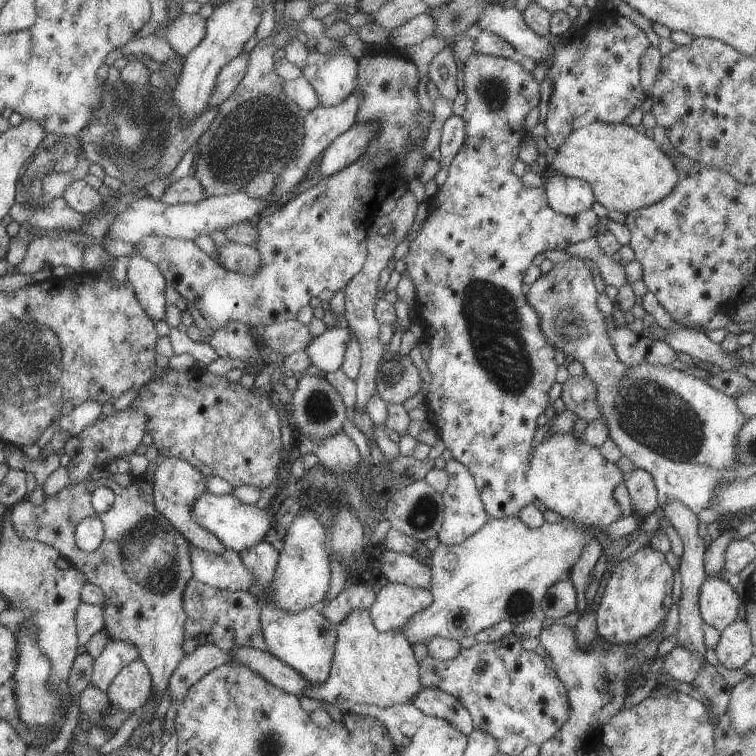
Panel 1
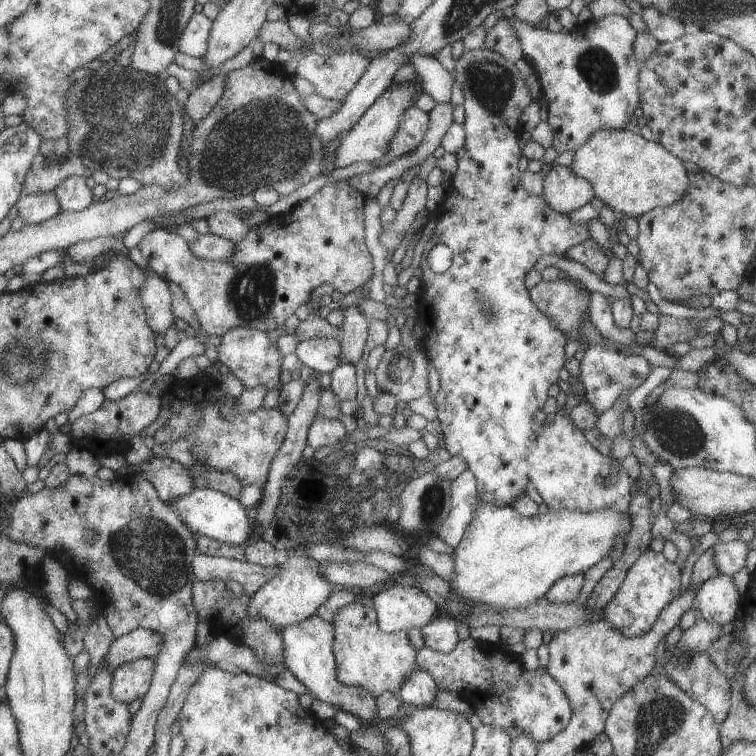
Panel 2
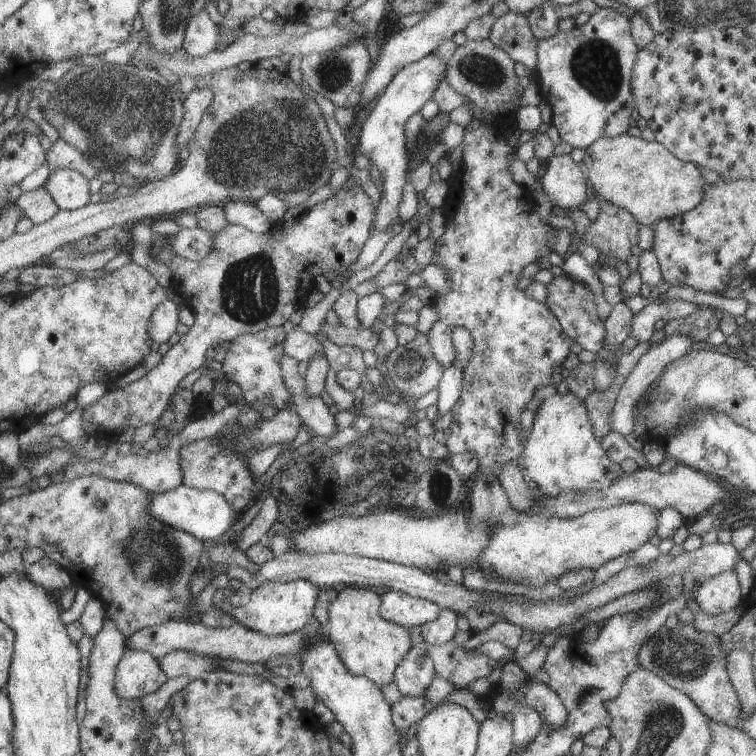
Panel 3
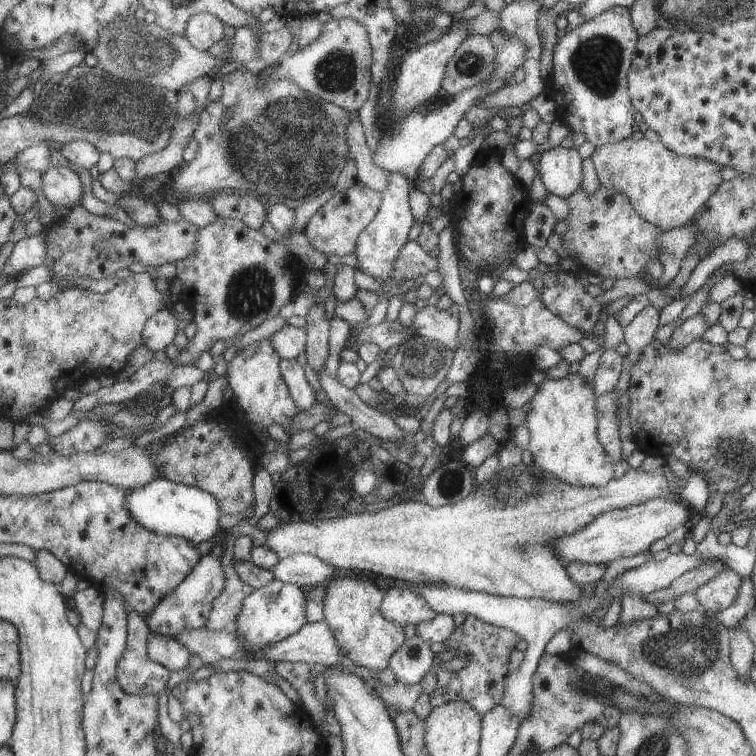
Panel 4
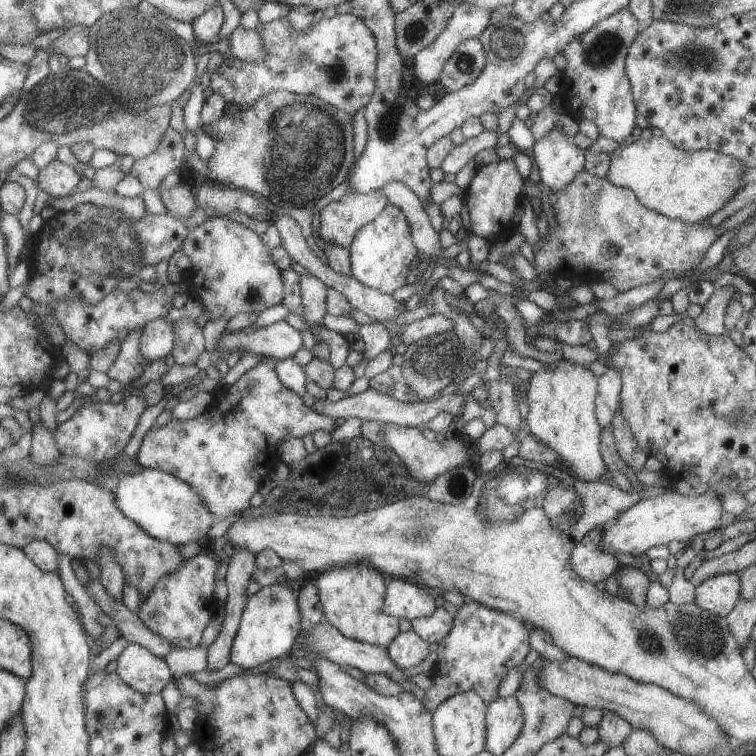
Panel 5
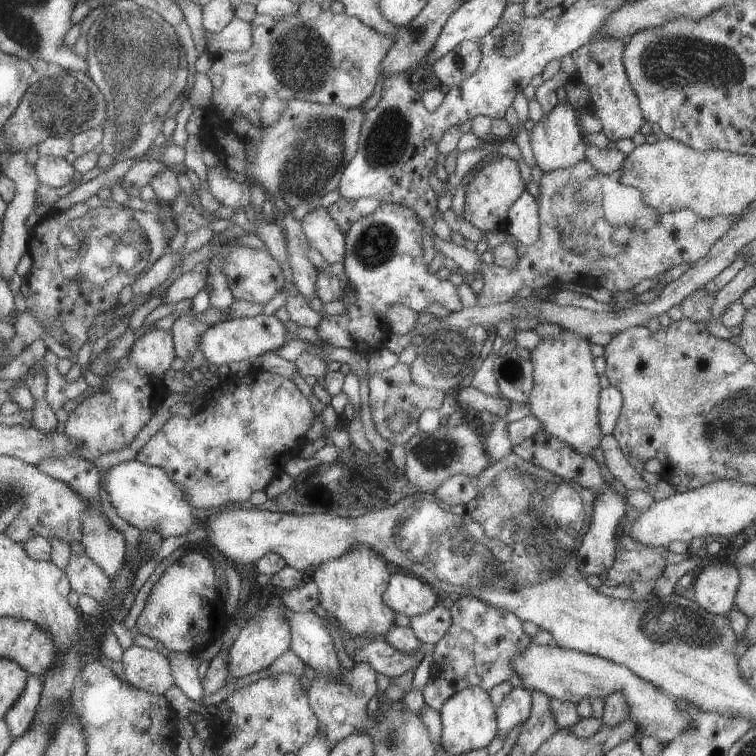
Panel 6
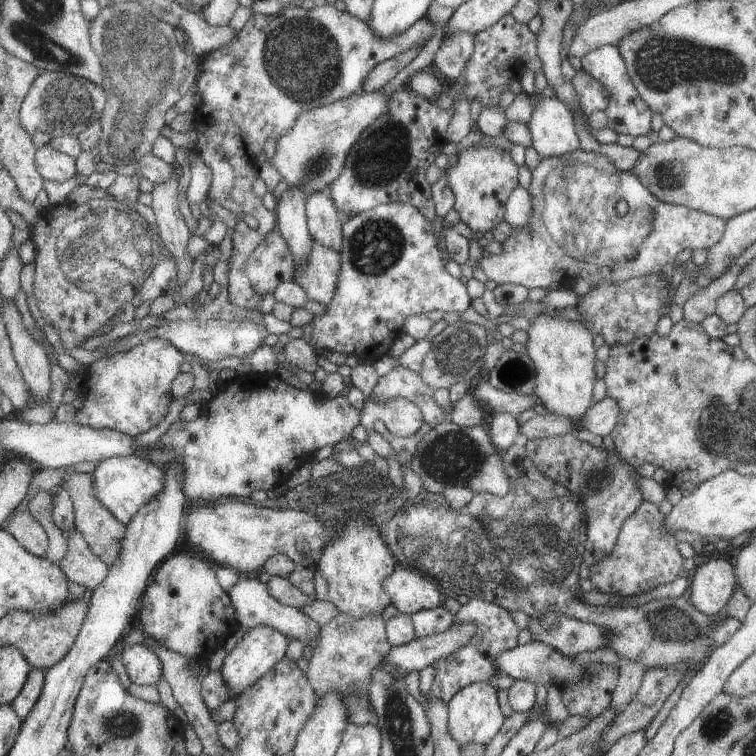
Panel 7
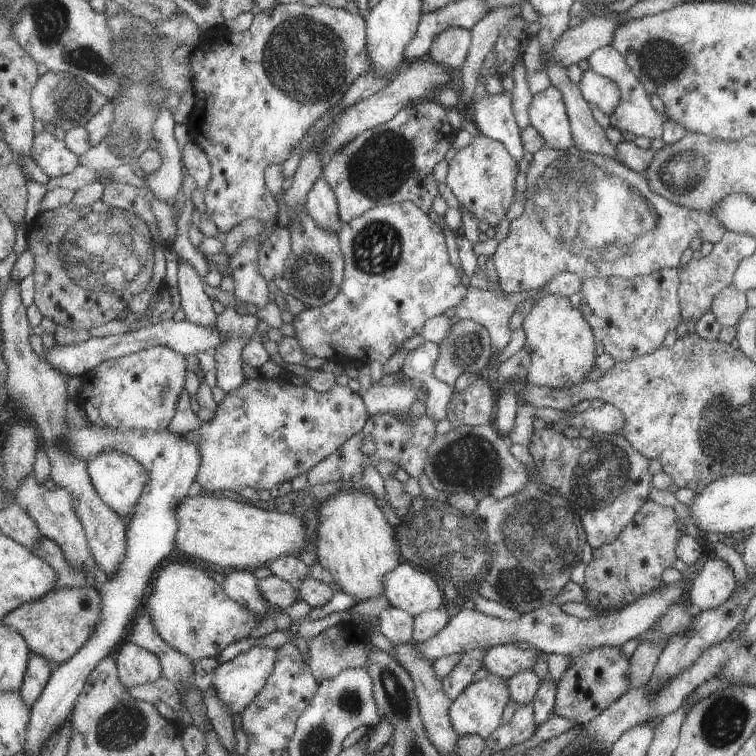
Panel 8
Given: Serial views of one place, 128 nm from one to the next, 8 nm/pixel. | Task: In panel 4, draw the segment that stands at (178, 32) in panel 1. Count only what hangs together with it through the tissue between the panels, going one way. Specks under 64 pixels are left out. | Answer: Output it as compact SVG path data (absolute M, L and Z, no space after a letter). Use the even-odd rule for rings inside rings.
M198 13L188 18L183 36L197 51L207 51L223 37L223 24L210 13Z

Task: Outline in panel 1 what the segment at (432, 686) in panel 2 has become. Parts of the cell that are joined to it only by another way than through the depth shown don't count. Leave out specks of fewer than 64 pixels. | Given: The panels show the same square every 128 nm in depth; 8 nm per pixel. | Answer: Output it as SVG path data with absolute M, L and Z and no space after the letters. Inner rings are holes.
M422 686L410 702L426 715L449 721L464 735L473 730L469 711L453 695L442 690Z

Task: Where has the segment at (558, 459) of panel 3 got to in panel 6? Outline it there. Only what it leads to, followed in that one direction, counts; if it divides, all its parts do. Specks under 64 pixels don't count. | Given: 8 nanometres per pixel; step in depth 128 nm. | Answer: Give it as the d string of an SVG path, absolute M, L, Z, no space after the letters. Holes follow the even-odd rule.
M561 329L557 336L542 338L541 341L530 350L529 358L532 362L532 381L533 386L528 396L528 402L530 406L530 413L540 420L540 430L543 429L548 435L557 437L560 441L571 445L576 451L579 451L582 455L591 455L591 451L599 444L602 432L597 430L598 408L597 408L597 394L599 392L599 384L597 384L597 374L595 374L595 368L593 368L593 355L589 348L589 342L585 338L579 338L577 333L571 332L569 329Z

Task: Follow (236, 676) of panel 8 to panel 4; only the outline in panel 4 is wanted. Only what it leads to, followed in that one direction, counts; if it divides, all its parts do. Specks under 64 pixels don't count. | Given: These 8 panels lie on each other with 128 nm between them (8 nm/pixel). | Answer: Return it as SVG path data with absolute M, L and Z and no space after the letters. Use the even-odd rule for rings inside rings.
M273 580L243 598L233 628L237 638L243 642L243 648L247 648L251 656L253 652L261 652L263 648L298 632L306 624L306 593L300 587L297 584Z

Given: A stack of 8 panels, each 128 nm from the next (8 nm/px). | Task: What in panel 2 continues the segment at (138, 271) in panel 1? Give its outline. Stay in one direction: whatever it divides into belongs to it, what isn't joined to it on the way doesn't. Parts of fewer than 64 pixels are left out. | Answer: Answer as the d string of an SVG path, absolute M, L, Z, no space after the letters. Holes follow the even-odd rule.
M142 270L146 276L146 282L140 287L140 299L146 311L147 322L150 329L159 336L163 336L165 330L173 324L173 314L171 314L171 298L169 298L169 290L167 290L167 282L155 276L149 276Z

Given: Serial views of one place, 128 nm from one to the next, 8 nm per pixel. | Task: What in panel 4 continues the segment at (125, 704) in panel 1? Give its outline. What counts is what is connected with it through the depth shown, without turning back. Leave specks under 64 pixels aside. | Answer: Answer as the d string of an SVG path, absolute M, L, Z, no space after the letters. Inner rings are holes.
M129 611L126 613L126 650L123 651L122 658L118 660L115 667L115 680L118 681L119 688L130 695L158 695L164 691L170 672L167 672L163 665L151 660L147 654L146 642L147 634L150 631L143 620L143 616L138 612Z

